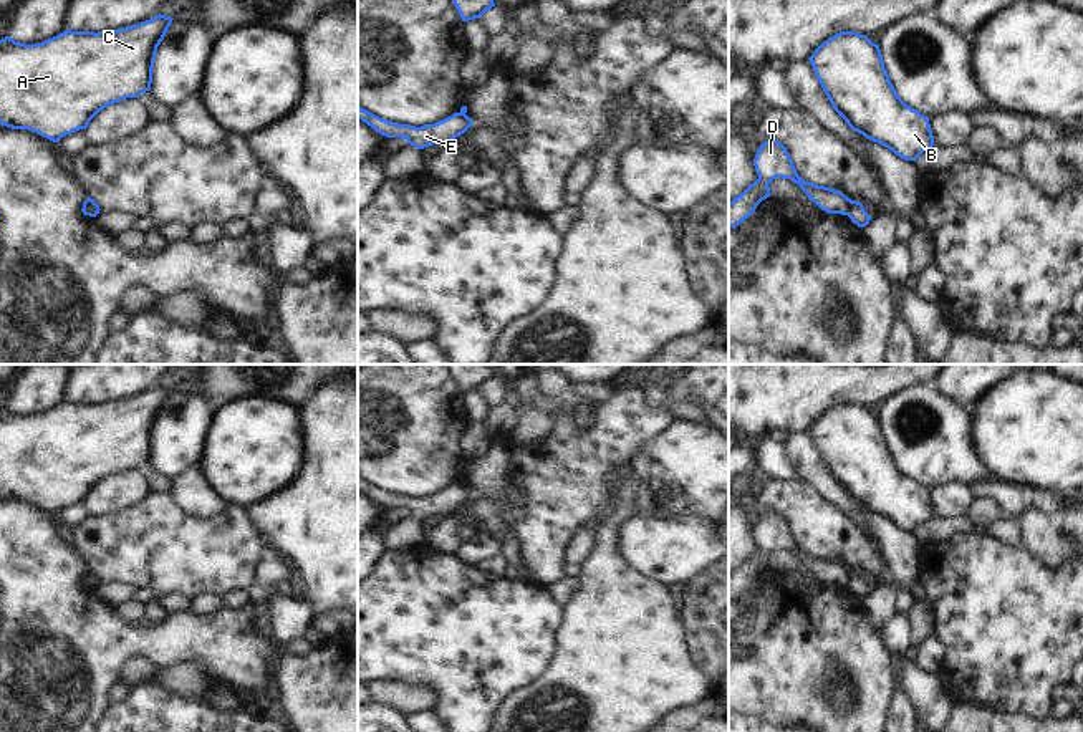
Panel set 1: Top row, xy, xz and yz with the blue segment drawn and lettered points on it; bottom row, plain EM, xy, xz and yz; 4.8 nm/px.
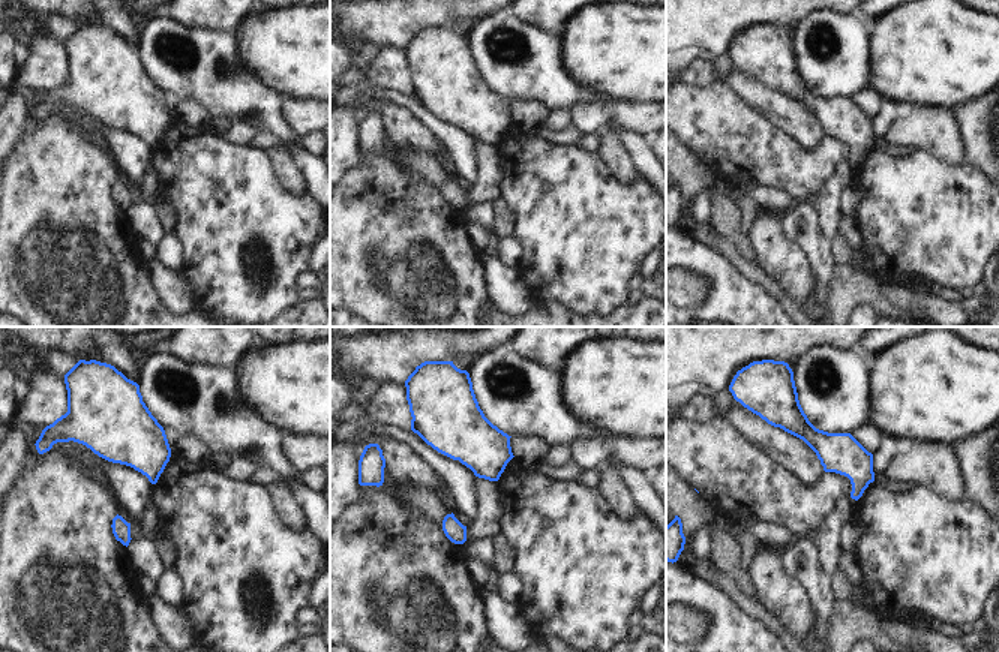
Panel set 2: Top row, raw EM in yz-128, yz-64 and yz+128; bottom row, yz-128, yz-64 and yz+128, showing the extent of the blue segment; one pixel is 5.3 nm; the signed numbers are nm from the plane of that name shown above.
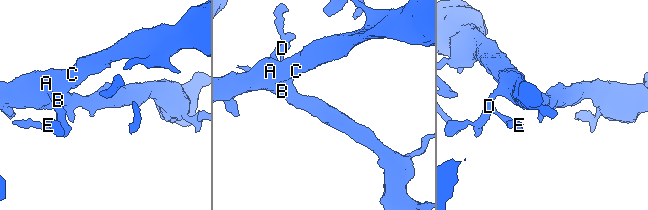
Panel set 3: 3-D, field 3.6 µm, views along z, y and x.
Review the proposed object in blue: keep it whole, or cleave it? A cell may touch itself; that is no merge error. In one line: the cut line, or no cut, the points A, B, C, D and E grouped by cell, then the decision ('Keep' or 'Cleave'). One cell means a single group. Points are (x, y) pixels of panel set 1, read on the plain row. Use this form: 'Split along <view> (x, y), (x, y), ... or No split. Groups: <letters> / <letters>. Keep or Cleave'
Split along yz (853, 572), (847, 585). Groups: A B C D / E. Cleave.

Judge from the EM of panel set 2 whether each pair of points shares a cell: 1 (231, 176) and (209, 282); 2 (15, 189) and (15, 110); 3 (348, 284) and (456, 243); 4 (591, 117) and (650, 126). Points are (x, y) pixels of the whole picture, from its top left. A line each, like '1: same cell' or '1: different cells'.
1: same cell
2: different cells
3: same cell
4: same cell

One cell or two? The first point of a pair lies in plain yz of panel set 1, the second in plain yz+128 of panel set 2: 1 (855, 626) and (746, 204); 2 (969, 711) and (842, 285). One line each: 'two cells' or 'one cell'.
1: two cells
2: two cells

